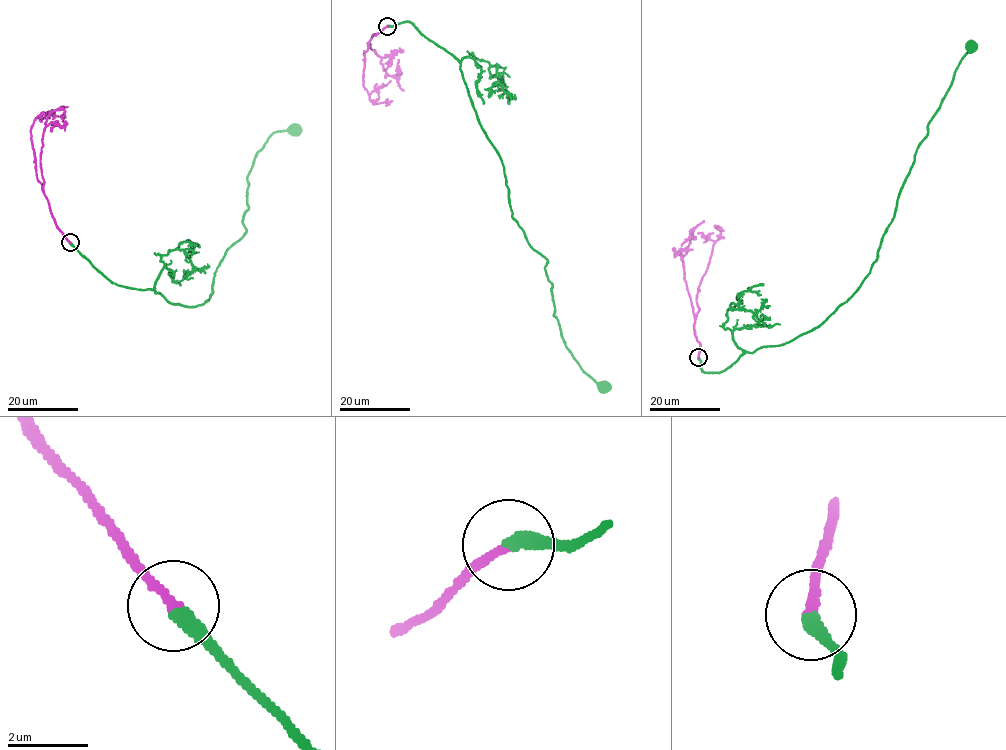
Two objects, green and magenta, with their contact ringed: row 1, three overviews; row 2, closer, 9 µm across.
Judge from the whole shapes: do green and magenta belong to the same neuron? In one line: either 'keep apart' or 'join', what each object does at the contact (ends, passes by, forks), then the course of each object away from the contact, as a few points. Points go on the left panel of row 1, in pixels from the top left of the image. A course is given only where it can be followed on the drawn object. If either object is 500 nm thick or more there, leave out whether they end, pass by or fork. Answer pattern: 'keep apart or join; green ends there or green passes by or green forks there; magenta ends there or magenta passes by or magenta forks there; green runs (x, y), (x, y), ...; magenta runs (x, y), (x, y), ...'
join; green ends there; magenta ends there; green runs (69, 243), (114, 283), (182, 306), (203, 303), (246, 230), (256, 153), (270, 135), (294, 130); magenta runs (69, 243), (56, 225), (43, 185), (36, 178), (31, 140), (33, 121), (48, 112), (53, 114), (52, 119)

